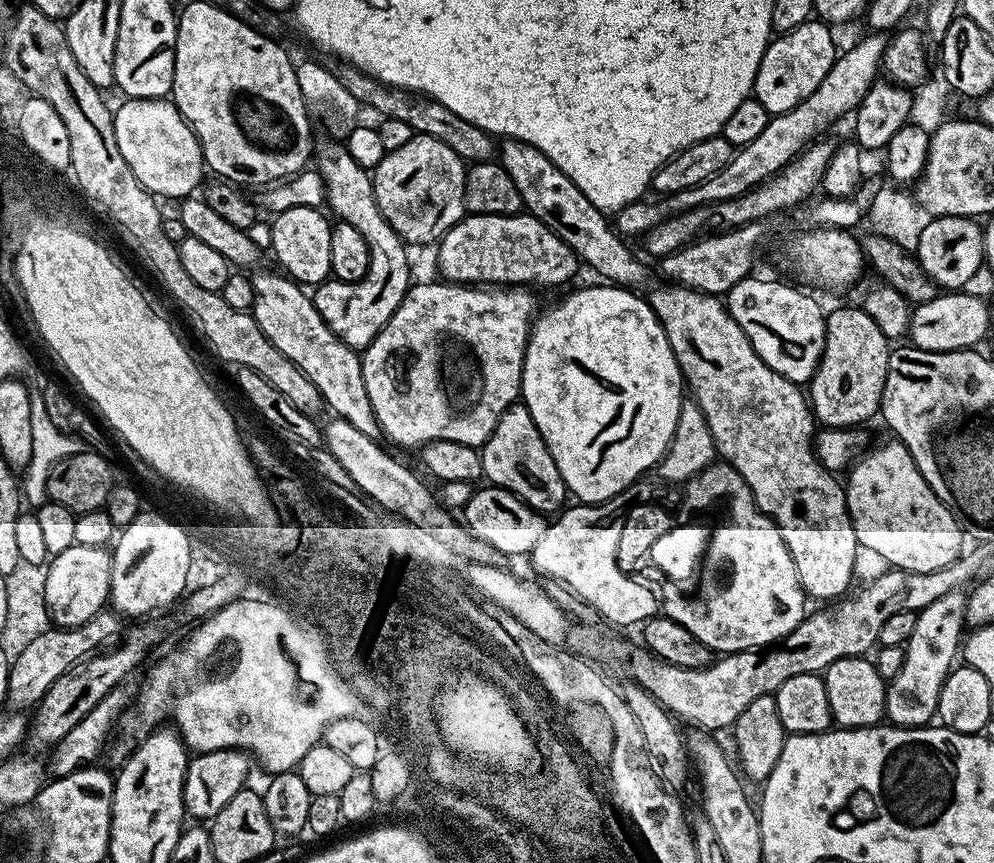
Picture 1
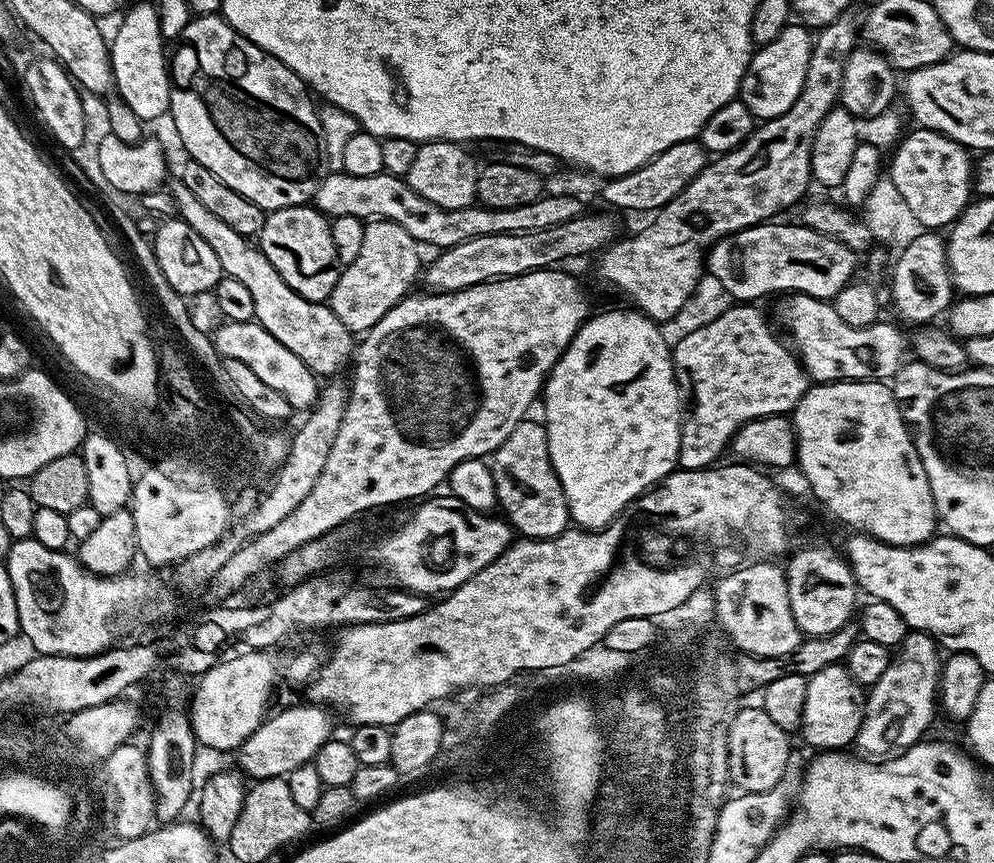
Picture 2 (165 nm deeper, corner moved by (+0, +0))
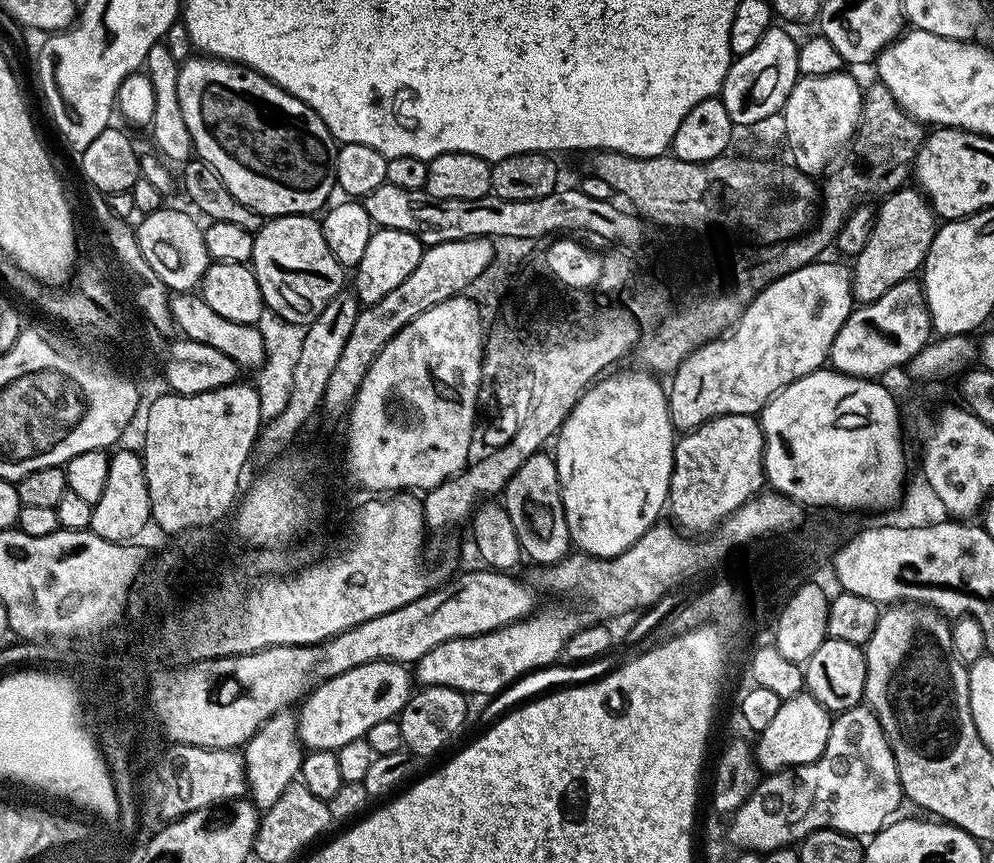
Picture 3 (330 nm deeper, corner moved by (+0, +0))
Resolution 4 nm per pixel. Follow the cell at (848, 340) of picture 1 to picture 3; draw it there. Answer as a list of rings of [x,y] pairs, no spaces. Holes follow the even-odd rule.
[[[911,187],[898,188],[879,201],[870,238],[866,238],[866,246],[862,246],[862,250],[854,258],[853,264],[856,265],[851,265],[850,268],[852,299],[857,305],[869,304],[882,298],[882,294],[886,294],[890,286],[900,280],[913,279],[923,269],[930,242],[936,237],[938,217],[927,196]]]

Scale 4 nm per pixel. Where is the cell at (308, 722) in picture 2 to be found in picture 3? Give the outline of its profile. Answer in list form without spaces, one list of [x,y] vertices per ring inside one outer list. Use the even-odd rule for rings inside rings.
[[[392,660],[366,662],[362,666],[354,666],[342,674],[317,683],[299,705],[301,708],[300,712],[298,711],[298,735],[301,745],[308,750],[335,750],[344,748],[346,742],[365,739],[374,722],[399,717],[413,691],[414,680],[409,669]]]

